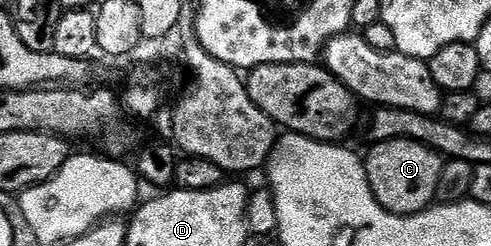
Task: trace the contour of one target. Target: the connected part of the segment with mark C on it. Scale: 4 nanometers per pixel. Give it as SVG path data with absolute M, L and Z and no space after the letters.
M389 140L374 147L365 156L365 167L369 186L386 212L394 216L416 216L436 203L437 178L441 178L444 157L415 140Z

